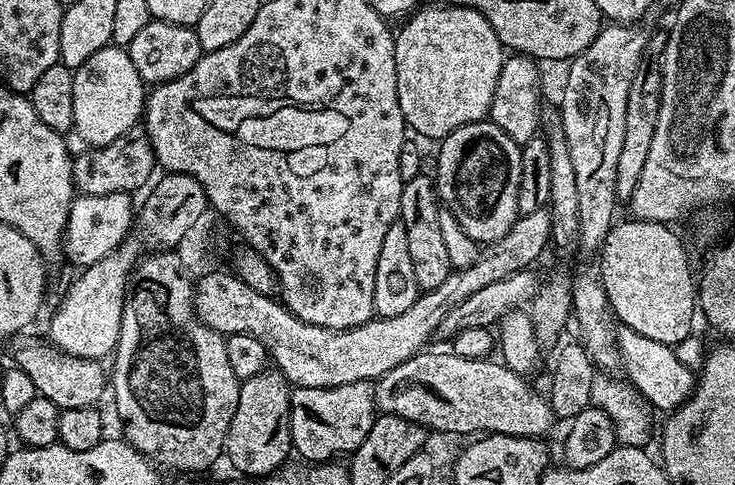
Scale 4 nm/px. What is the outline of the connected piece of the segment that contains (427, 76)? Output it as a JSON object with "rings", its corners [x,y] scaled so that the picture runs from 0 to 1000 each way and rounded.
{"rings":[[[623,12],[574,16],[562,23],[548,43],[550,60],[536,74],[541,219],[547,219],[551,258],[559,270],[562,264],[569,278],[597,293],[623,260],[664,239],[688,101],[650,21]]]}

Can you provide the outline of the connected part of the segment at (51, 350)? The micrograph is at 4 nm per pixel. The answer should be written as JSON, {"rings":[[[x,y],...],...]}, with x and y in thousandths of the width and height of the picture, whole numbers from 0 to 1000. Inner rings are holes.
{"rings":[[[44,689],[16,695],[10,703],[8,718],[16,724],[15,748],[23,759],[35,763],[35,771],[41,771],[53,814],[68,821],[68,829],[73,829],[73,837],[79,837],[83,845],[128,841],[137,831],[135,825],[140,821],[141,808],[144,816],[150,800],[150,775],[137,744],[113,742],[97,734],[94,726],[83,726],[59,691],[54,691],[56,695],[38,691]]]}

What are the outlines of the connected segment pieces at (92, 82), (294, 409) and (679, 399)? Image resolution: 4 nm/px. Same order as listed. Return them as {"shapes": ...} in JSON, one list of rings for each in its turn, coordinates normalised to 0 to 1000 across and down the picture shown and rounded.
{"shapes":[[[[147,93],[99,146],[99,274],[118,303],[136,303],[169,280],[192,249],[200,188],[174,105],[165,93]]],[[[499,784],[453,800],[397,800],[396,810],[397,922],[404,942],[419,948],[414,953],[452,953],[484,932],[514,856],[512,802]]],[[[845,674],[841,715],[846,763],[854,771],[853,786],[888,843],[899,841],[903,854],[913,852],[929,837],[947,806],[948,777],[920,736],[921,720],[916,711],[890,705],[890,697],[868,689],[868,680]]]]}

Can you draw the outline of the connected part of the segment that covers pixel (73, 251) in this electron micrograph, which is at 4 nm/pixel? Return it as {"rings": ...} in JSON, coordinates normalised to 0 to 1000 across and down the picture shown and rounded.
{"rings":[[[173,396],[161,400],[122,400],[121,404],[105,402],[95,425],[93,456],[87,468],[87,501],[84,505],[86,526],[93,526],[98,544],[105,544],[105,555],[113,557],[128,548],[128,540],[139,540],[154,515],[165,509],[174,487],[174,476],[182,470],[182,421],[181,406]]]}

